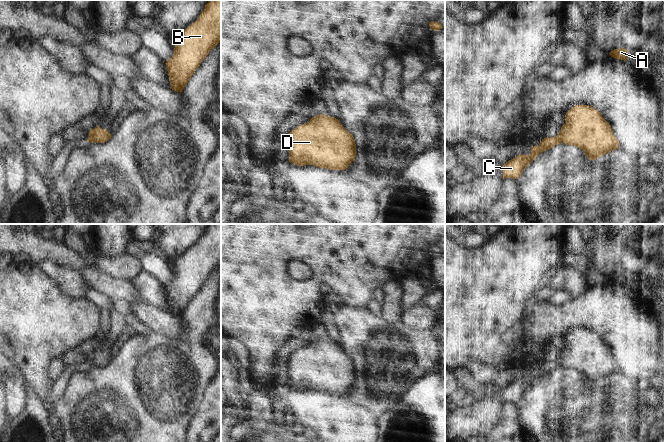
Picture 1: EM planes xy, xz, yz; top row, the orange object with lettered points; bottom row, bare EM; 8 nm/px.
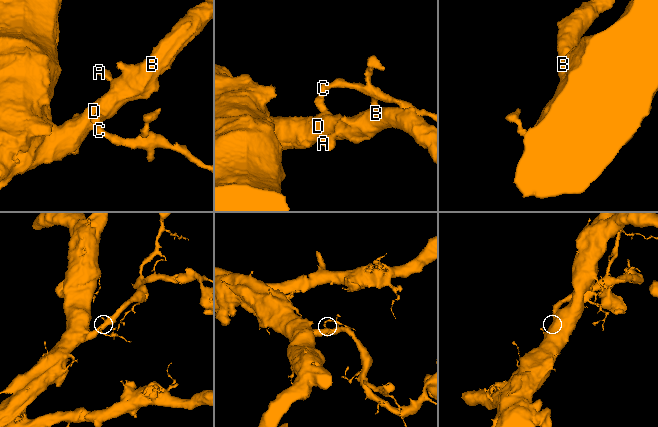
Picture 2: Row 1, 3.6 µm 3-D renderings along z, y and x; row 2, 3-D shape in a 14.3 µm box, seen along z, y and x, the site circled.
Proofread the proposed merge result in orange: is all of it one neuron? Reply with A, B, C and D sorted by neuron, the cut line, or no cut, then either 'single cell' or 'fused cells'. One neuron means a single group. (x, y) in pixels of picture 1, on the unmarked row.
A B C D | no cut | single cell

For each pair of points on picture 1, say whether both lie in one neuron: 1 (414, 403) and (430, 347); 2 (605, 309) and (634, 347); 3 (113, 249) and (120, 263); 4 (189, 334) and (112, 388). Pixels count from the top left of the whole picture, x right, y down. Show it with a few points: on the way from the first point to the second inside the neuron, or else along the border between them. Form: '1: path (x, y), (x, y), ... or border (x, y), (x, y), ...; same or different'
1: border (434, 370), (421, 377), (405, 395); different
2: path (614, 318), (633, 338); same
3: border (129, 252), (110, 257), (96, 256); different
4: path (170, 353), (135, 388), (131, 388); same

